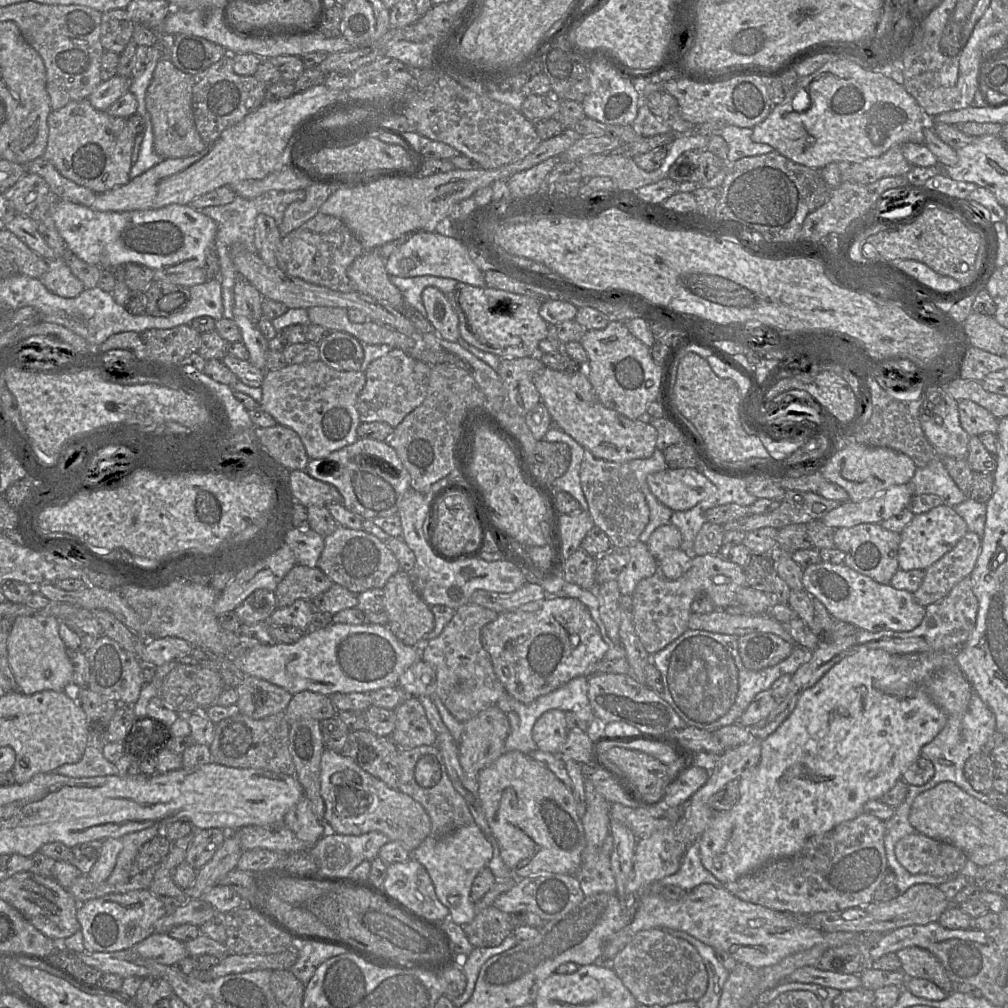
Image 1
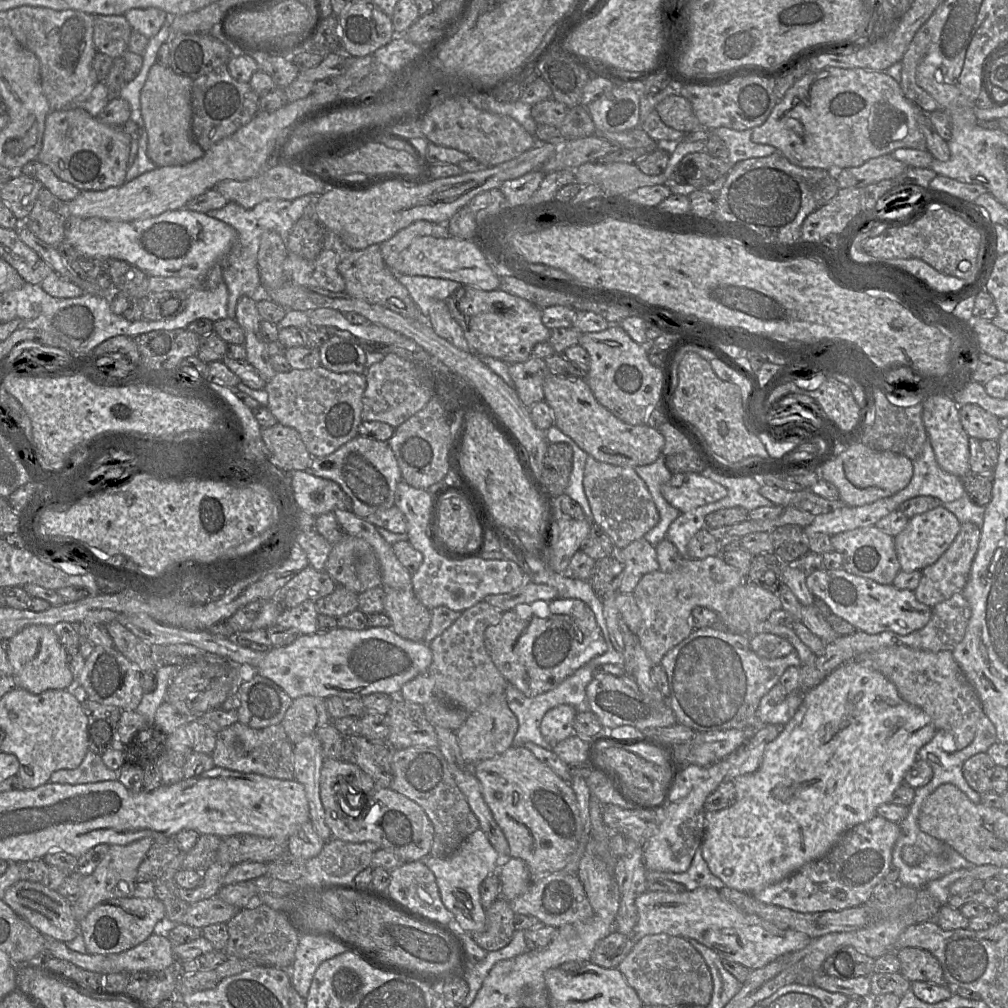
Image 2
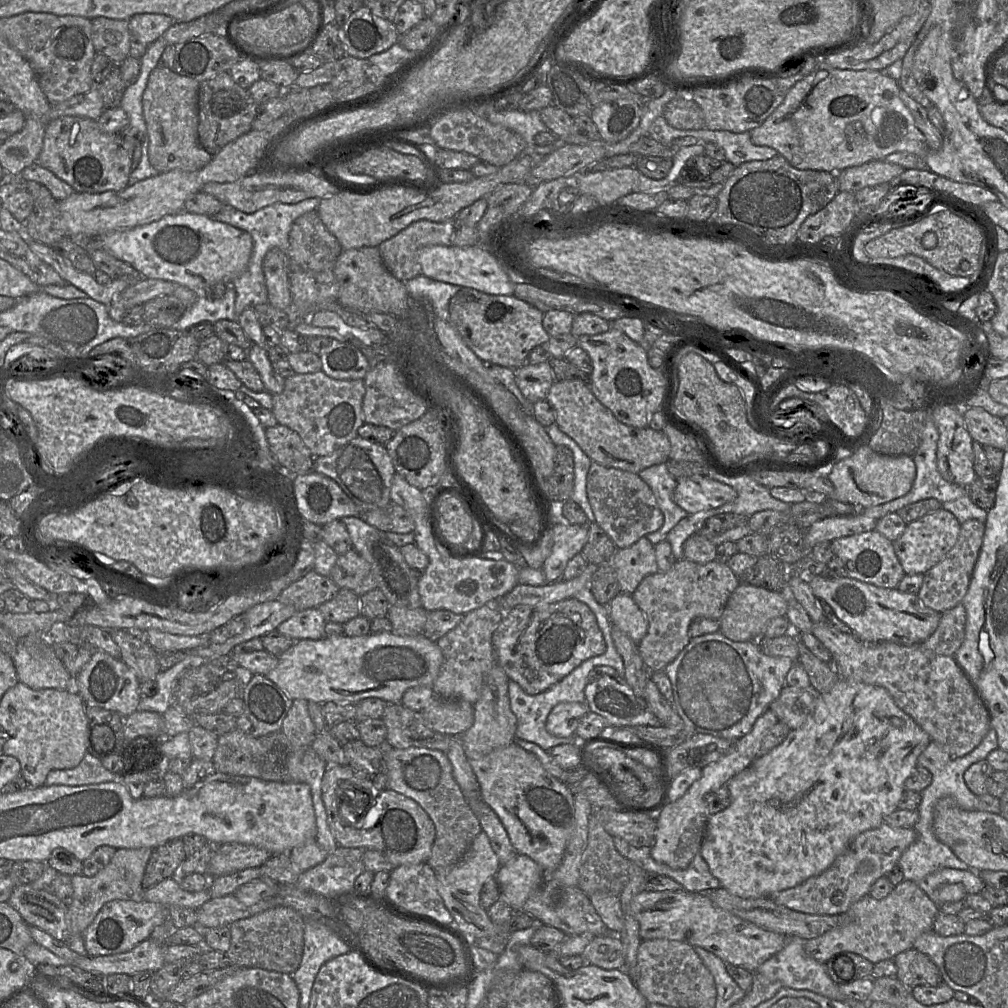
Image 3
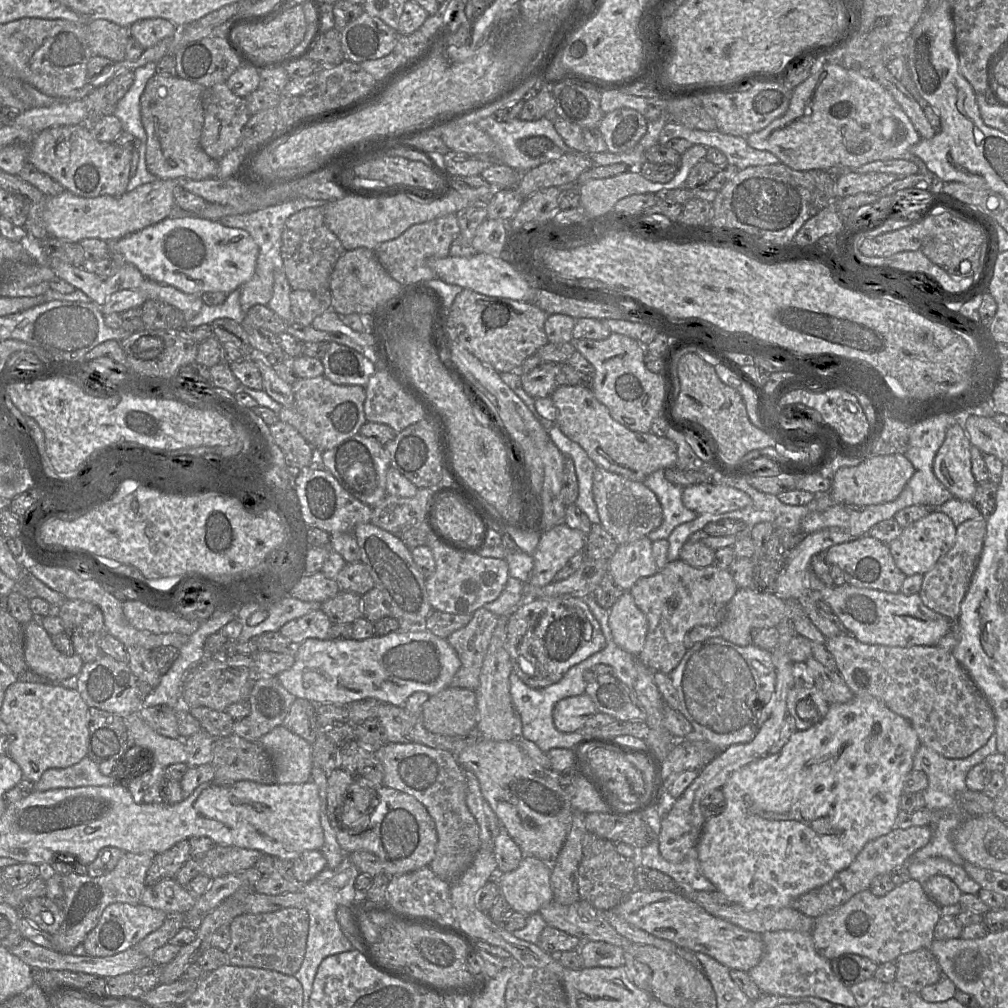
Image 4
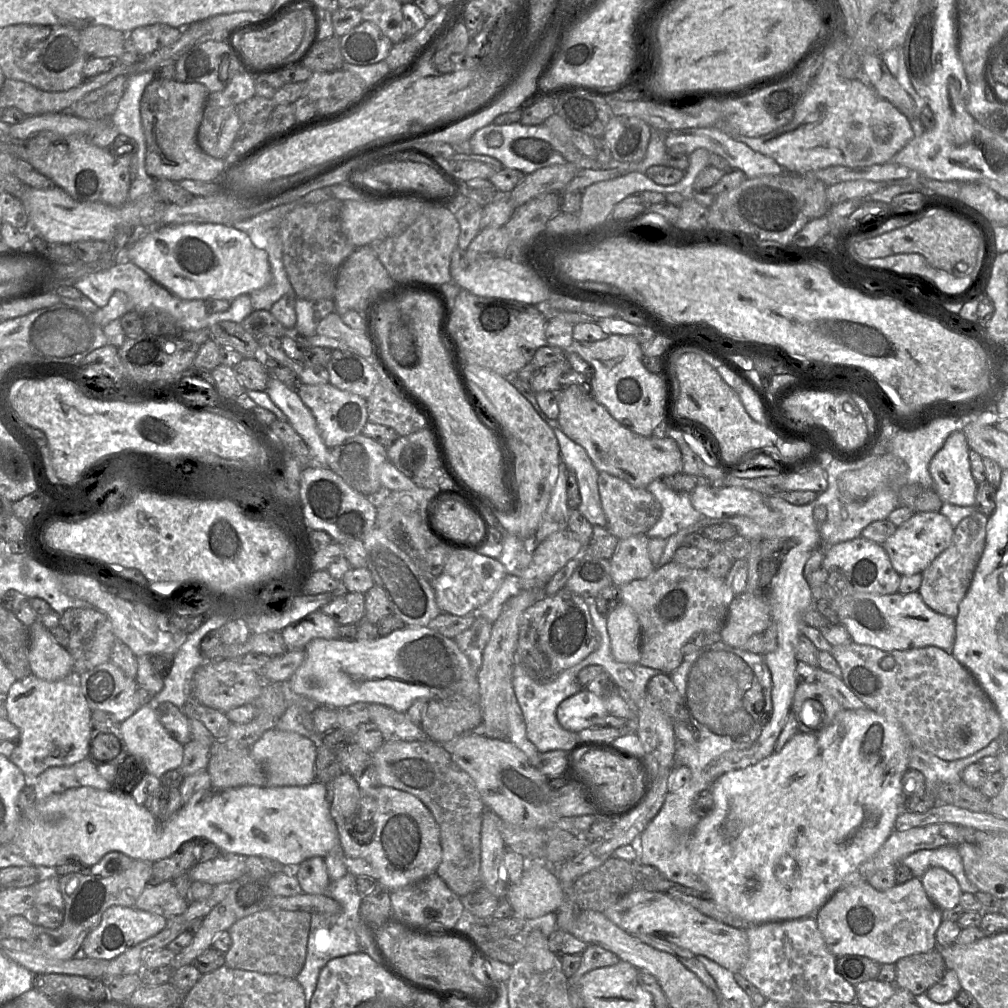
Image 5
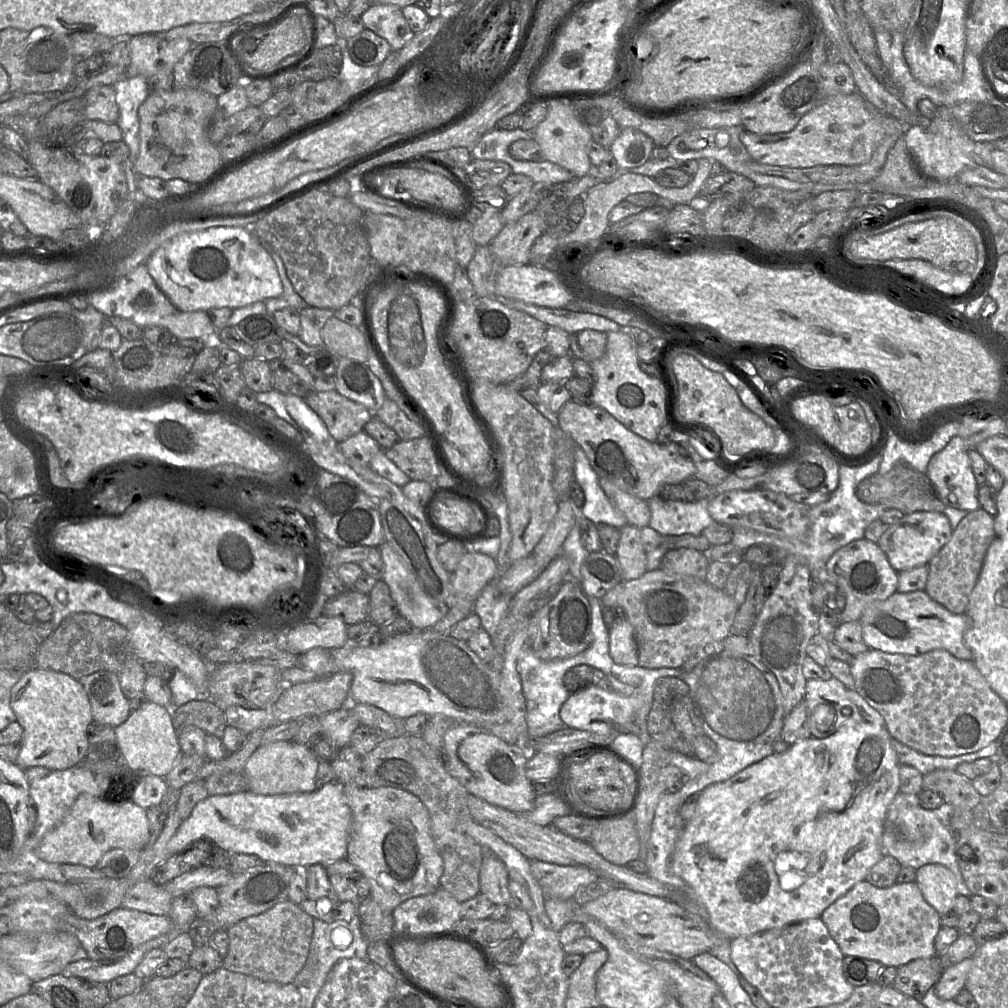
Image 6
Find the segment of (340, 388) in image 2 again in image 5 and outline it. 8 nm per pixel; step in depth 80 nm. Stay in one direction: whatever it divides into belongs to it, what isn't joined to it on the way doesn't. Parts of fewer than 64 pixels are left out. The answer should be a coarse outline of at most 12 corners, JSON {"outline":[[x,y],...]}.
{"outline":[[330,383],[297,393],[333,449],[361,434],[366,399]]}

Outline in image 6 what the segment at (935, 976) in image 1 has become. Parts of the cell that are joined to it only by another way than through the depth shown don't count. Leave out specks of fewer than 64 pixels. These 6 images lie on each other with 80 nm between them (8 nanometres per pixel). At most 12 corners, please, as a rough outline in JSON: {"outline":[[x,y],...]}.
{"outline":[[939,955],[897,968],[892,986],[921,1000],[943,971]]}

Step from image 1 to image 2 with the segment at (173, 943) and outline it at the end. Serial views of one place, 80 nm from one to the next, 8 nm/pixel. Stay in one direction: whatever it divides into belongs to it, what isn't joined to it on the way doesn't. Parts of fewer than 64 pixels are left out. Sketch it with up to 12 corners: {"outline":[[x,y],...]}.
{"outline":[[157,930],[139,945],[107,956],[114,972],[154,973],[176,961]]}

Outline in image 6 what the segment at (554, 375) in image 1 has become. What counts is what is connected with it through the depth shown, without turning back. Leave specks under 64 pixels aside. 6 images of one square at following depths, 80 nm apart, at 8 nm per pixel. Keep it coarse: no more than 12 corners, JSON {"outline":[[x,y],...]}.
{"outline":[[571,399],[559,428],[596,474],[649,501],[696,473],[681,445],[645,440]]}

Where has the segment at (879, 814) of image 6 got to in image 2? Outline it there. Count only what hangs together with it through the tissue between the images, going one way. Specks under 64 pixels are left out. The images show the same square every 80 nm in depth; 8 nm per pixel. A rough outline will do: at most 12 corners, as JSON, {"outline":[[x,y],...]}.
{"outline":[[879,671],[805,693],[701,847],[753,894],[875,817],[937,729]]}

